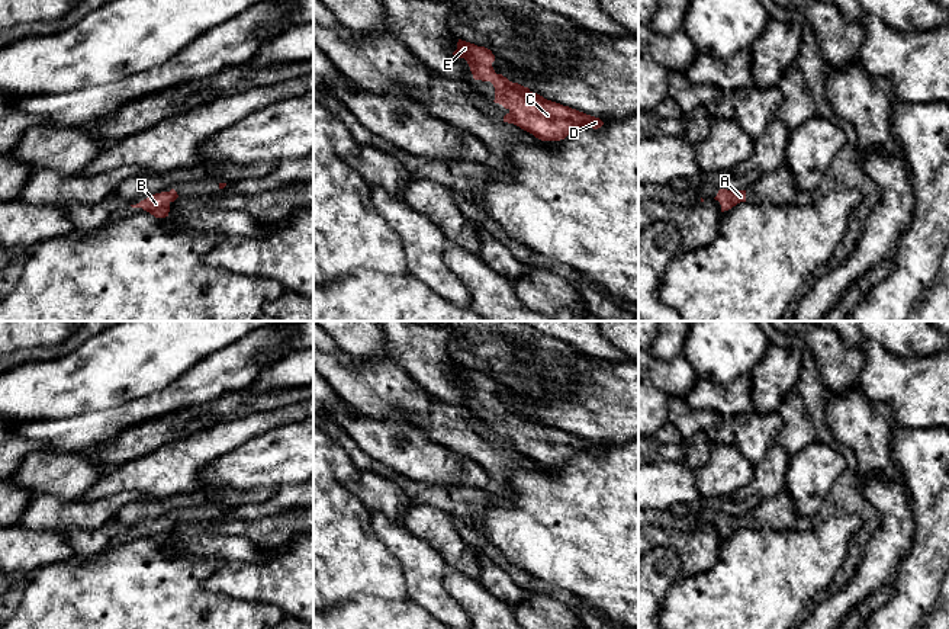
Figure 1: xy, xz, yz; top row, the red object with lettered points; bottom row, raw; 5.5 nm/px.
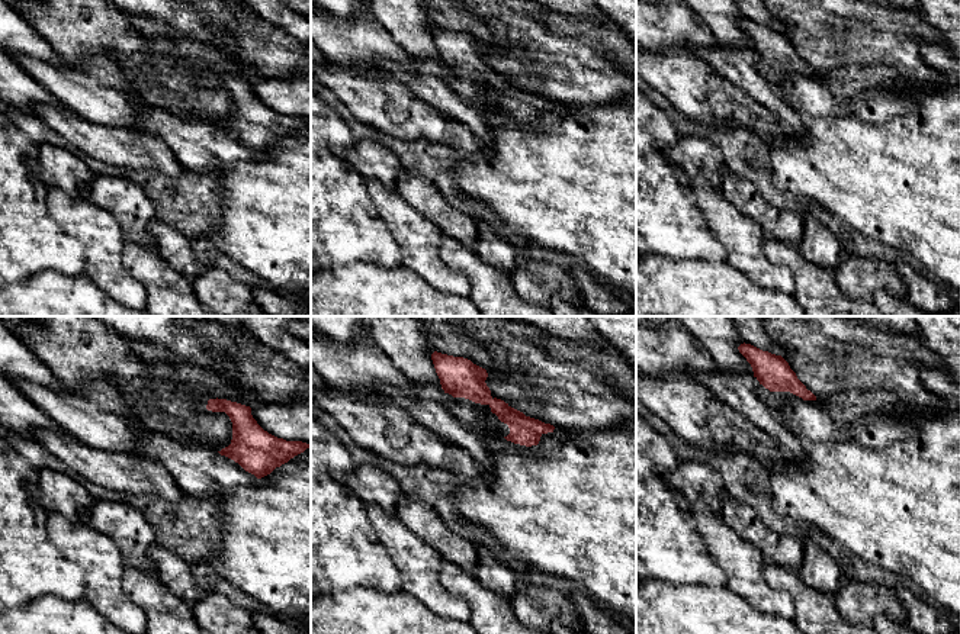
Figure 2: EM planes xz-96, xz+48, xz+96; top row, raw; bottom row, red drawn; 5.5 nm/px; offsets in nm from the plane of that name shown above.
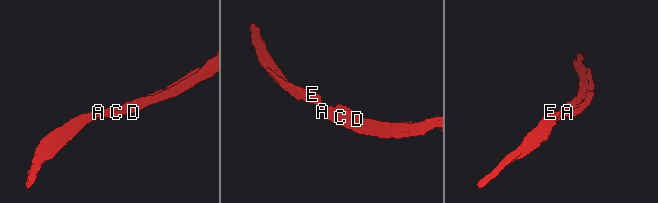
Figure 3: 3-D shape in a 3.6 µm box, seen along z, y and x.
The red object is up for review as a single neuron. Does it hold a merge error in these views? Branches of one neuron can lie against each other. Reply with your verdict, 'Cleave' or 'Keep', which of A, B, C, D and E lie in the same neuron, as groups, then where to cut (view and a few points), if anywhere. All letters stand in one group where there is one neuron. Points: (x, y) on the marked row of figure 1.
Keep. Groups: A B C D E. No split

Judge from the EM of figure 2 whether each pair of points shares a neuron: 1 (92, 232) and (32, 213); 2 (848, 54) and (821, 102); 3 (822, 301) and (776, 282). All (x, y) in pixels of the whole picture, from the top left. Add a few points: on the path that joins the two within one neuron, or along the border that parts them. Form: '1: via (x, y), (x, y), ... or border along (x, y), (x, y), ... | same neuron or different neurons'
1: border along (47, 187), (47, 211), (51, 218), (80, 243) | different neurons
2: border along (876, 63), (845, 64), (843, 67) | different neurons
3: border along (773, 263), (786, 266), (790, 270), (793, 293) | different neurons

